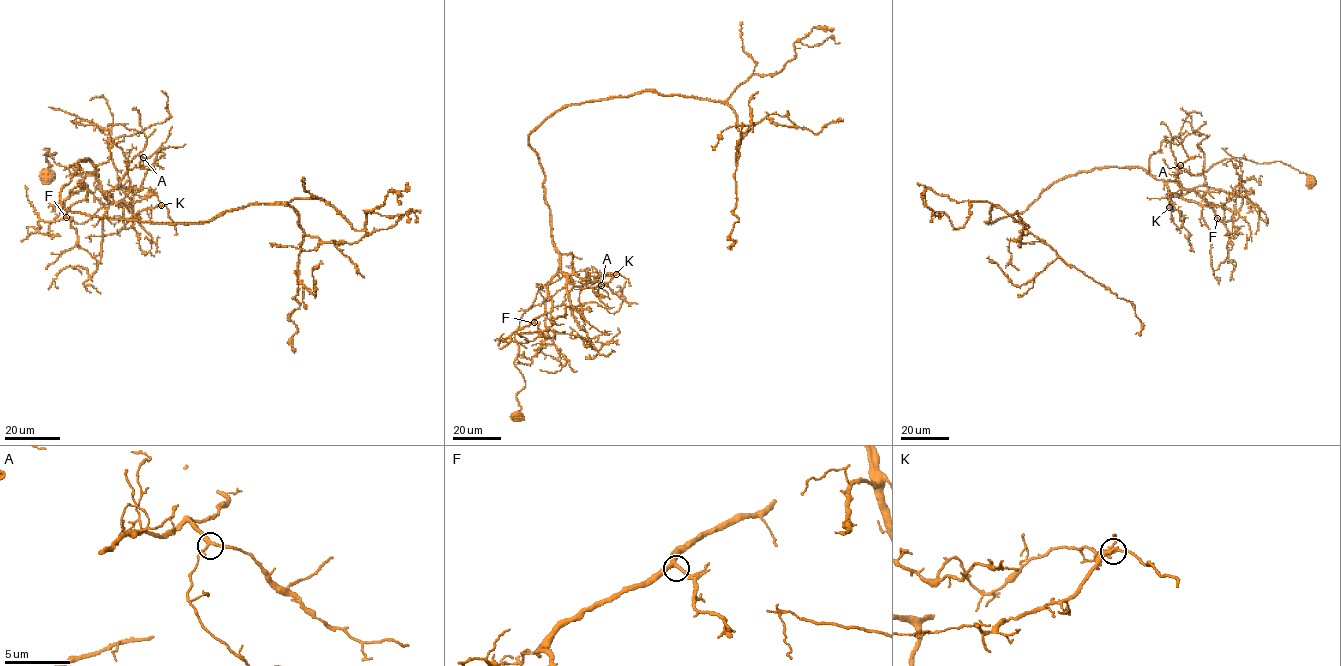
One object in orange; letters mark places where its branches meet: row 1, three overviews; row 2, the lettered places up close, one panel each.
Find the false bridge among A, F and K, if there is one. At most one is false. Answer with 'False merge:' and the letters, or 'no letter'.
False merge: no letter

